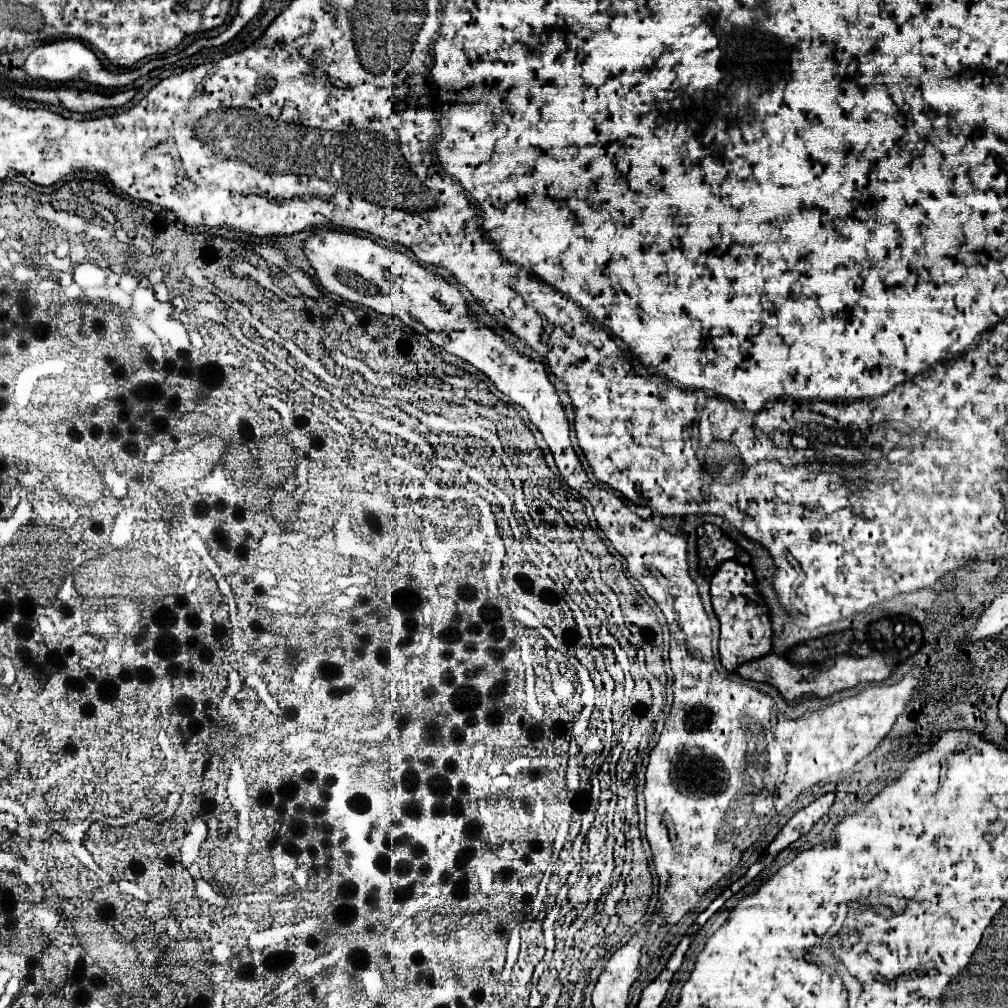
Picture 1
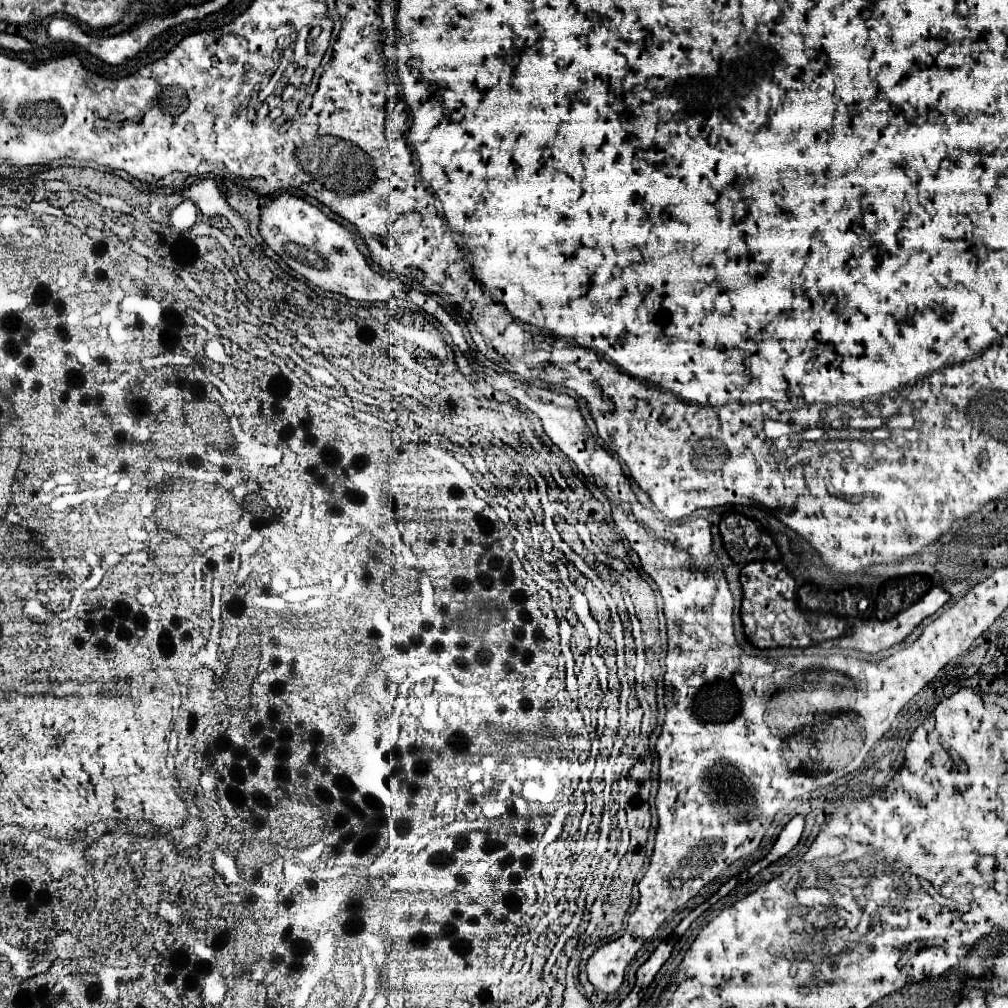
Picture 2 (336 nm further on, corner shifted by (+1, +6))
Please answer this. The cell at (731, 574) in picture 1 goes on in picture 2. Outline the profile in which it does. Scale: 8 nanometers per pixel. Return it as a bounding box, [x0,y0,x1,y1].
[741,561,851,647]

